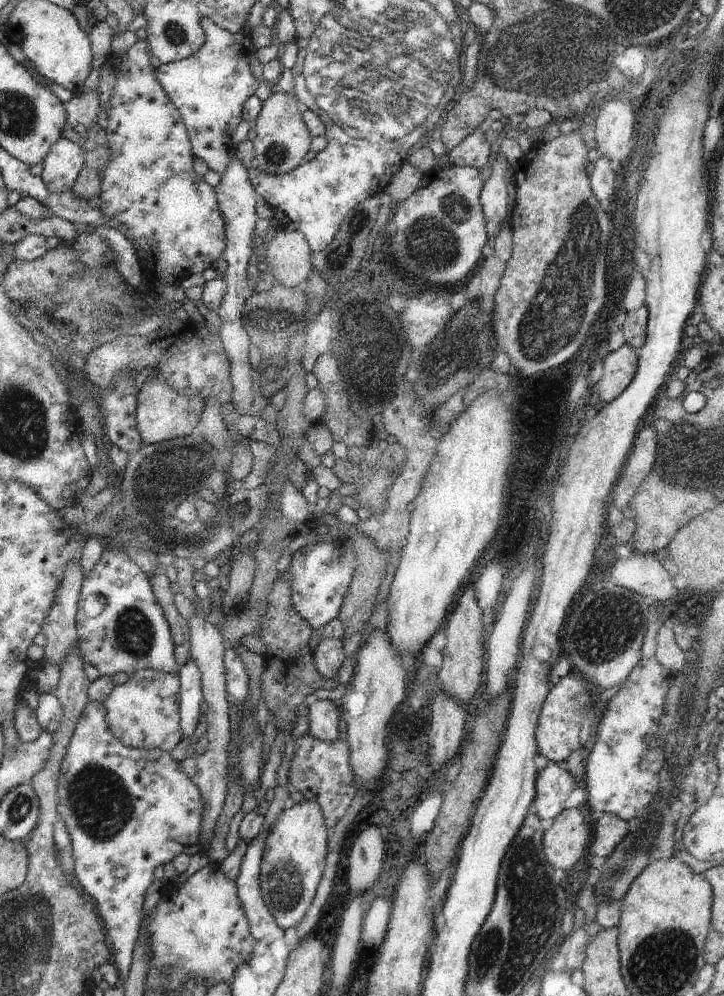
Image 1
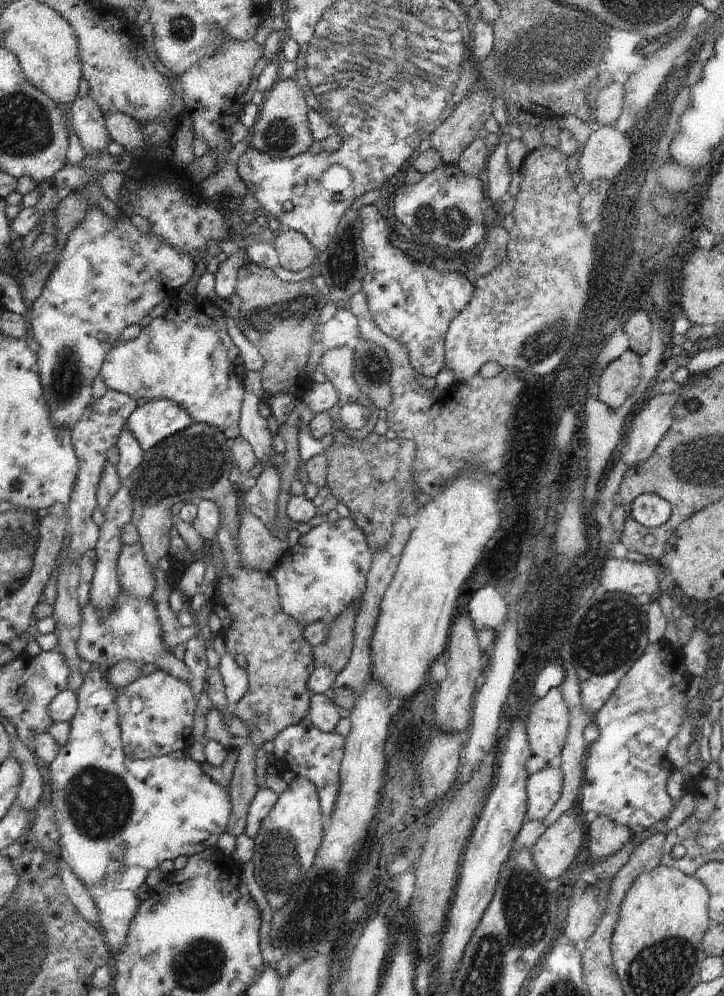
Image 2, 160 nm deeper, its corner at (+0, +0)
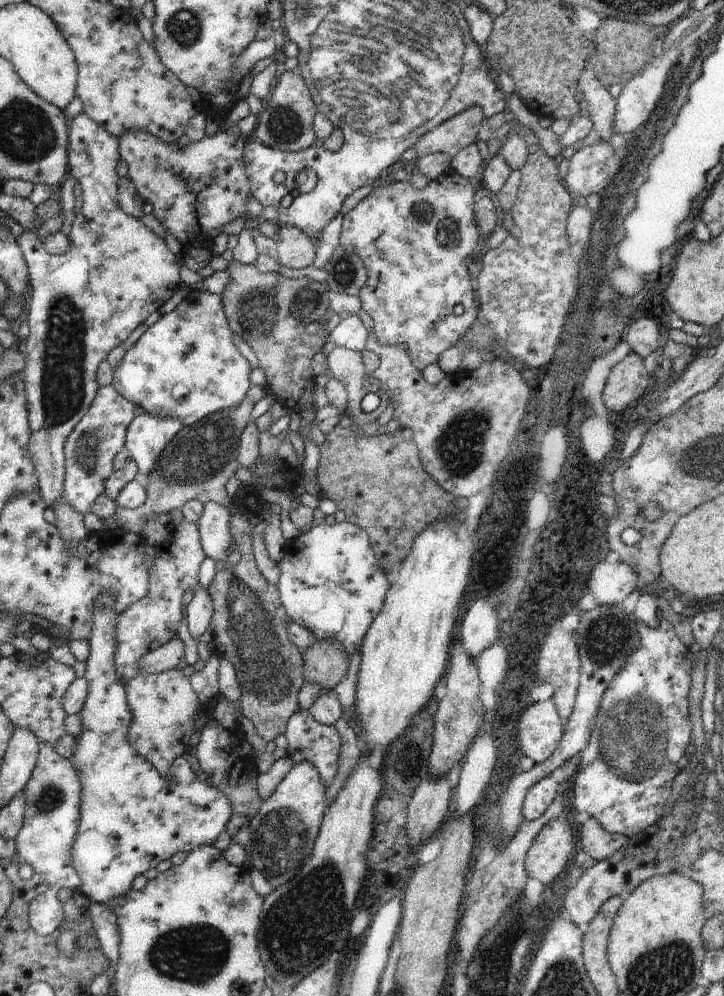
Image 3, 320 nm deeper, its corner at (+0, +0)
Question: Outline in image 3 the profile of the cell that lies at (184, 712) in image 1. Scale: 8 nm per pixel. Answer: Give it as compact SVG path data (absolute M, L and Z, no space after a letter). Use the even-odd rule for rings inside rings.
M201 586L193 592L192 600L184 607L184 623L188 626L191 636L196 639L213 624L214 598L209 595L208 589Z

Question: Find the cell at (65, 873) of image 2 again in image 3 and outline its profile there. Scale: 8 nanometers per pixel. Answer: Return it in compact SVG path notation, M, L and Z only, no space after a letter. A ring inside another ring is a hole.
M94 901L89 902L87 909L96 929L96 937L113 969L120 960L121 938L116 915L106 905Z

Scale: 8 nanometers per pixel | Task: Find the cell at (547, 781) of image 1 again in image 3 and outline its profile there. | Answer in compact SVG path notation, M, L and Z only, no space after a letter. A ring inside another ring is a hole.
M552 776L542 779L529 788L522 807L522 816L525 820L537 819L554 802L558 791L559 782Z

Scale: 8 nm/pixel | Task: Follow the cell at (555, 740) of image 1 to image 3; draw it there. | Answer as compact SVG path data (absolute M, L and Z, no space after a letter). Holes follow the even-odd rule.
M554 699L534 703L518 722L518 742L524 756L535 764L544 762L559 747L564 734L564 720L558 714Z

